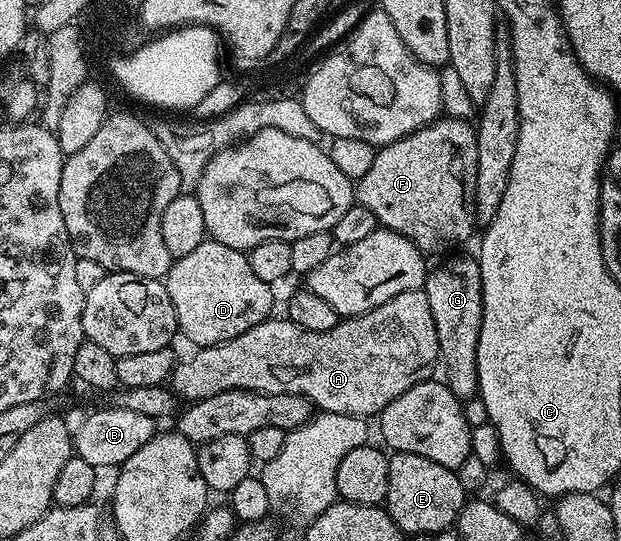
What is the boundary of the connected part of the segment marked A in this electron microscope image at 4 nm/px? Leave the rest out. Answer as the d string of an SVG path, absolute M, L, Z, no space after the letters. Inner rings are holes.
M423 289L402 292L365 314L341 317L340 323L326 332L310 332L283 317L276 317L269 317L228 342L199 347L193 358L185 362L183 359L170 379L170 389L176 393L177 399L193 403L227 390L256 390L259 394L302 396L325 414L338 412L367 419L368 414L379 415L390 400L398 400L406 388L429 381L433 377L432 365L435 362L437 365L440 358L437 329Z

